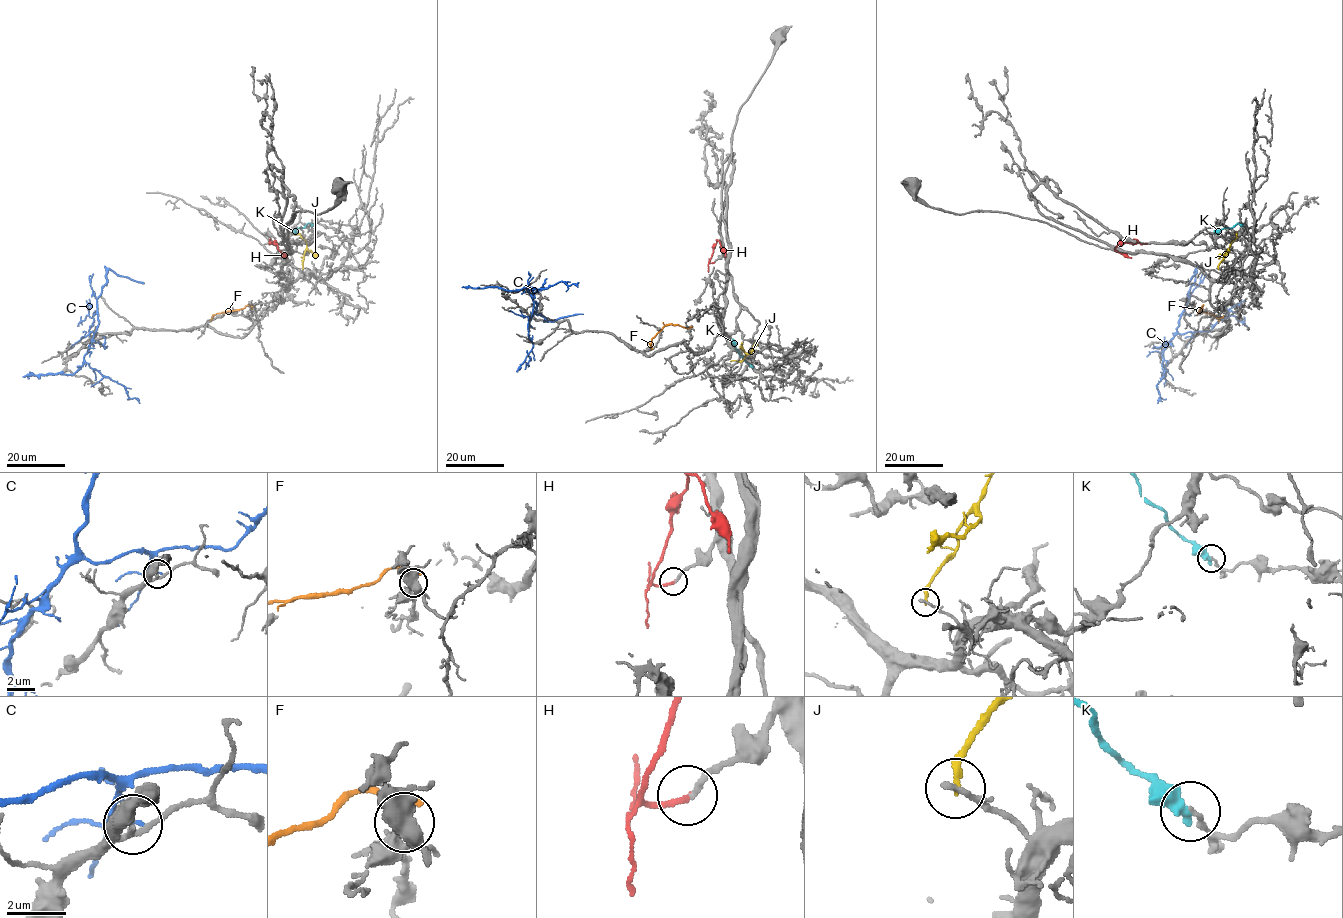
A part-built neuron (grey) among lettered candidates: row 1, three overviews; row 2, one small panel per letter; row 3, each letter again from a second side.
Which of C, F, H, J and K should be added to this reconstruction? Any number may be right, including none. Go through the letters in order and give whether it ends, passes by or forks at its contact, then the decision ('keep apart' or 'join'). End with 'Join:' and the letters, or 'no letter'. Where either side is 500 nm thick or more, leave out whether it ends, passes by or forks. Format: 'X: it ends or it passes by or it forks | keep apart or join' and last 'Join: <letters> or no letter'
C: it ends | keep apart
F: it ends | keep apart
H: it ends | join
J: it ends | keep apart
K: it ends | keep apart
Join: H

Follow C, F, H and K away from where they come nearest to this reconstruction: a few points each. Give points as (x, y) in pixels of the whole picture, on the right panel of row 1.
C: (1193, 336), (1190, 332), (1177, 333), (1166, 346), (1163, 356), (1163, 377), (1156, 385), (1160, 398), (1157, 403)
F: (1201, 308), (1203, 305), (1200, 311), (1218, 318), (1224, 315)
H: (1137, 242), (1120, 242), (1115, 248), (1131, 258)
K: (1242, 225), (1238, 223), (1214, 232)

